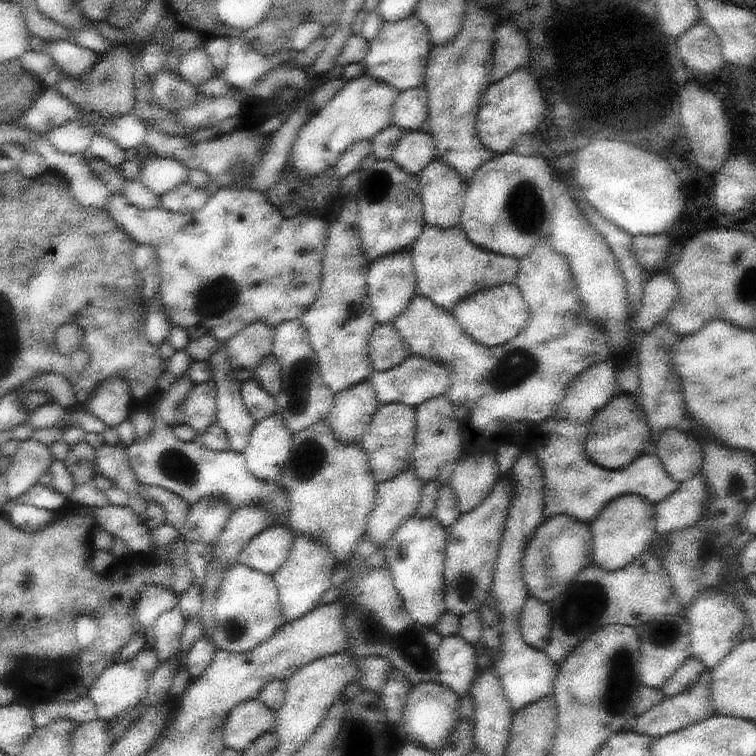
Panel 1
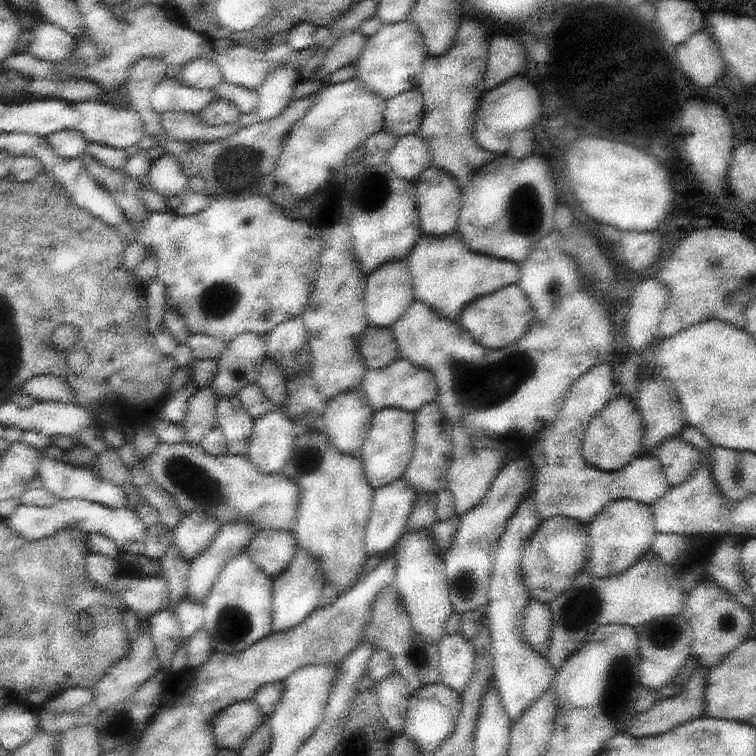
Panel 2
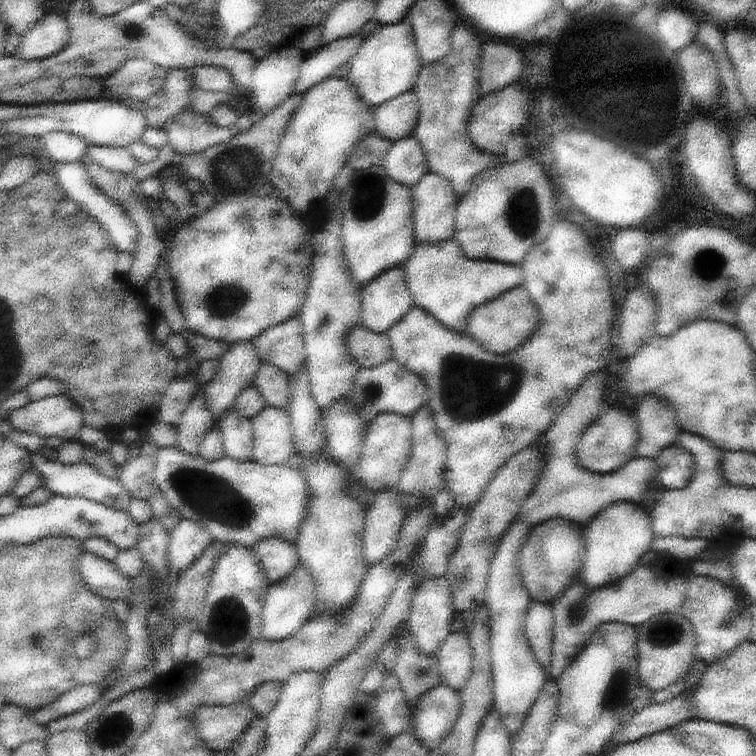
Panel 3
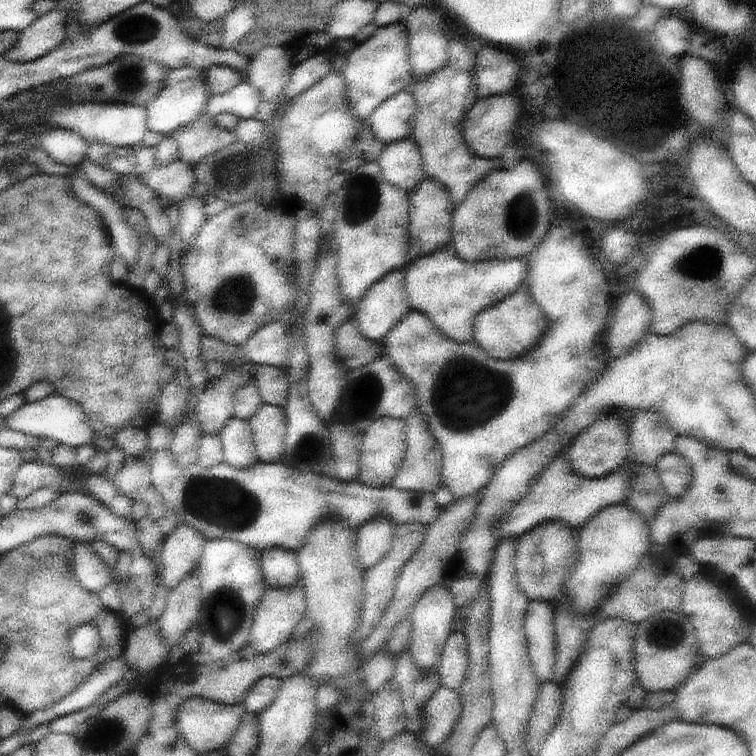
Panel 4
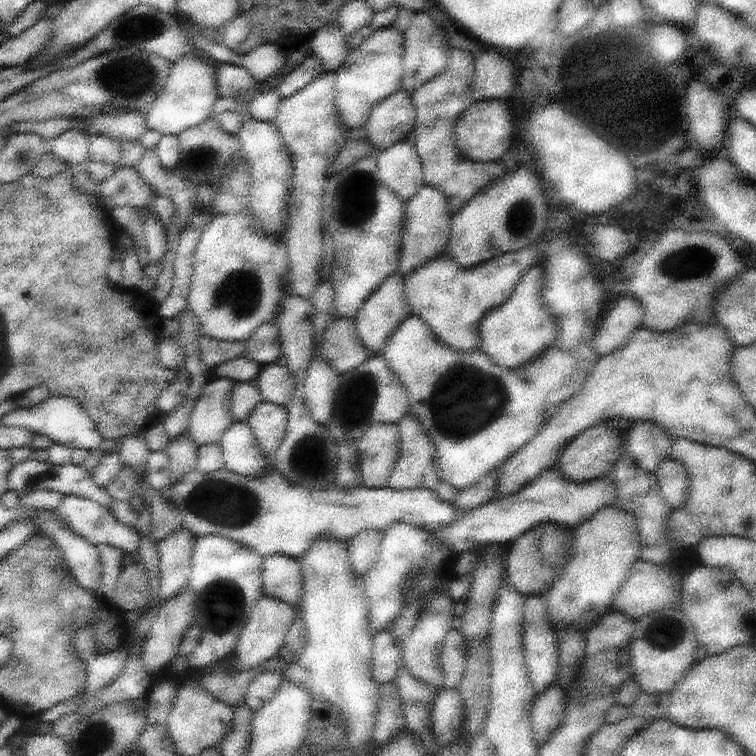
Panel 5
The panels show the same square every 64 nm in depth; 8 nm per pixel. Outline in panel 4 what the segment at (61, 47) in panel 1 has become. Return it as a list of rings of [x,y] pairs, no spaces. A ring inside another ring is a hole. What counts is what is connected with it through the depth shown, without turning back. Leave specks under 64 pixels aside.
[[[53,10],[37,18],[27,30],[21,32],[23,40],[19,40],[13,46],[13,52],[9,52],[9,58],[19,62],[29,62],[53,52],[67,40],[69,36],[67,24],[69,24],[69,12]]]

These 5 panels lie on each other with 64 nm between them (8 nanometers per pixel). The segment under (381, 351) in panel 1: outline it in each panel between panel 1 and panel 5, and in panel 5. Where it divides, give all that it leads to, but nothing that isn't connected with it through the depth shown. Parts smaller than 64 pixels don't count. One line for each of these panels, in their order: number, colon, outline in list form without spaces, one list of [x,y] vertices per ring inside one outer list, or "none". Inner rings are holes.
2: [[[367,328],[359,340],[359,352],[369,370],[381,370],[401,360],[399,346],[391,328]]]
3: [[[359,326],[353,330],[349,338],[351,354],[357,360],[357,364],[363,368],[379,368],[391,360],[395,360],[395,350],[391,344],[389,334],[379,334],[371,328]]]
4: [[[349,318],[335,330],[335,352],[349,370],[367,366],[387,356],[385,344],[365,338],[359,320],[355,318]]]
5: [[[335,318],[327,332],[323,334],[321,358],[325,358],[341,376],[353,368],[363,366],[371,356],[371,350],[365,348],[355,318]]]

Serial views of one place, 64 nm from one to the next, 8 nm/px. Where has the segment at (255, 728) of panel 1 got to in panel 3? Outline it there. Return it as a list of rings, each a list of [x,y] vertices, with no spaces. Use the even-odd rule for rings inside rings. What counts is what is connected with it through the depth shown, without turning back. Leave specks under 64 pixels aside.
[[[241,702],[235,706],[217,706],[217,708],[199,708],[197,712],[197,734],[207,740],[209,748],[217,754],[235,752],[251,728],[251,724],[259,718],[253,704]]]

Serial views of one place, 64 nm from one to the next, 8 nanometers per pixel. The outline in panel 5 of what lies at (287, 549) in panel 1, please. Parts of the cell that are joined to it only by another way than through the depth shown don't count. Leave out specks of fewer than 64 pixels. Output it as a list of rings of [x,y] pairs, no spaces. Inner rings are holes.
[[[267,556],[263,564],[265,596],[279,598],[287,604],[301,606],[303,602],[303,566],[301,560],[289,556]]]

